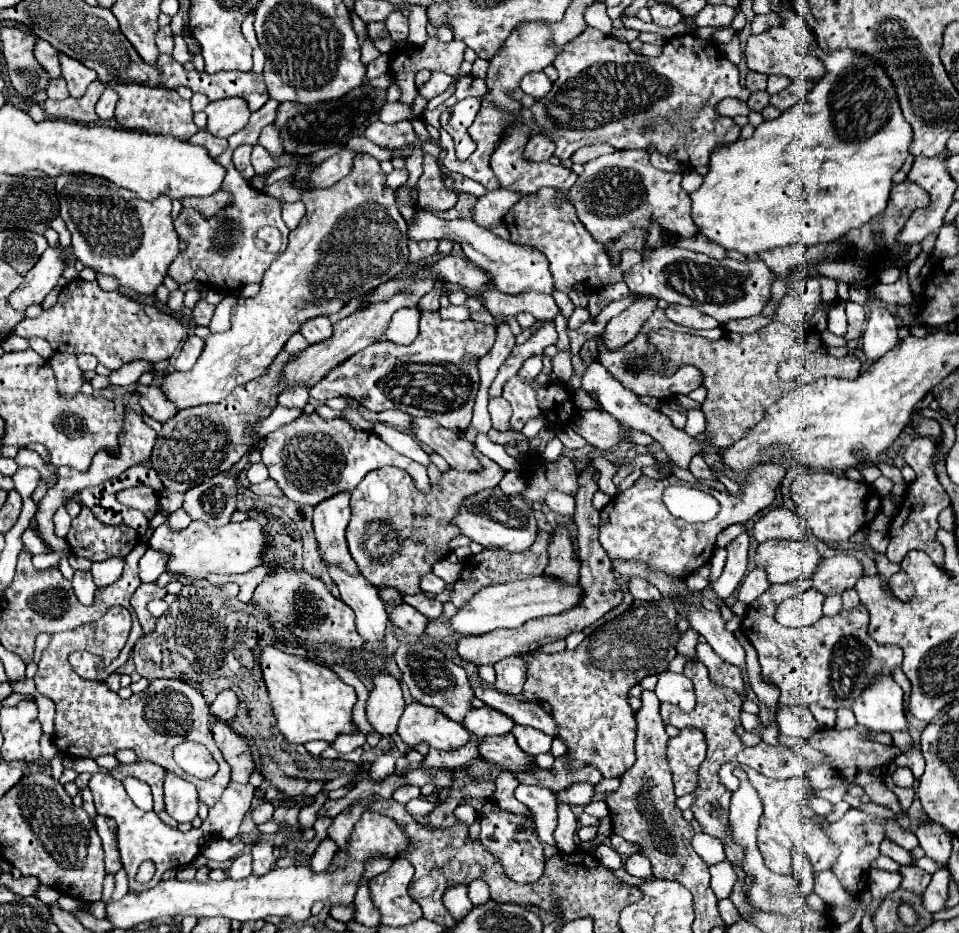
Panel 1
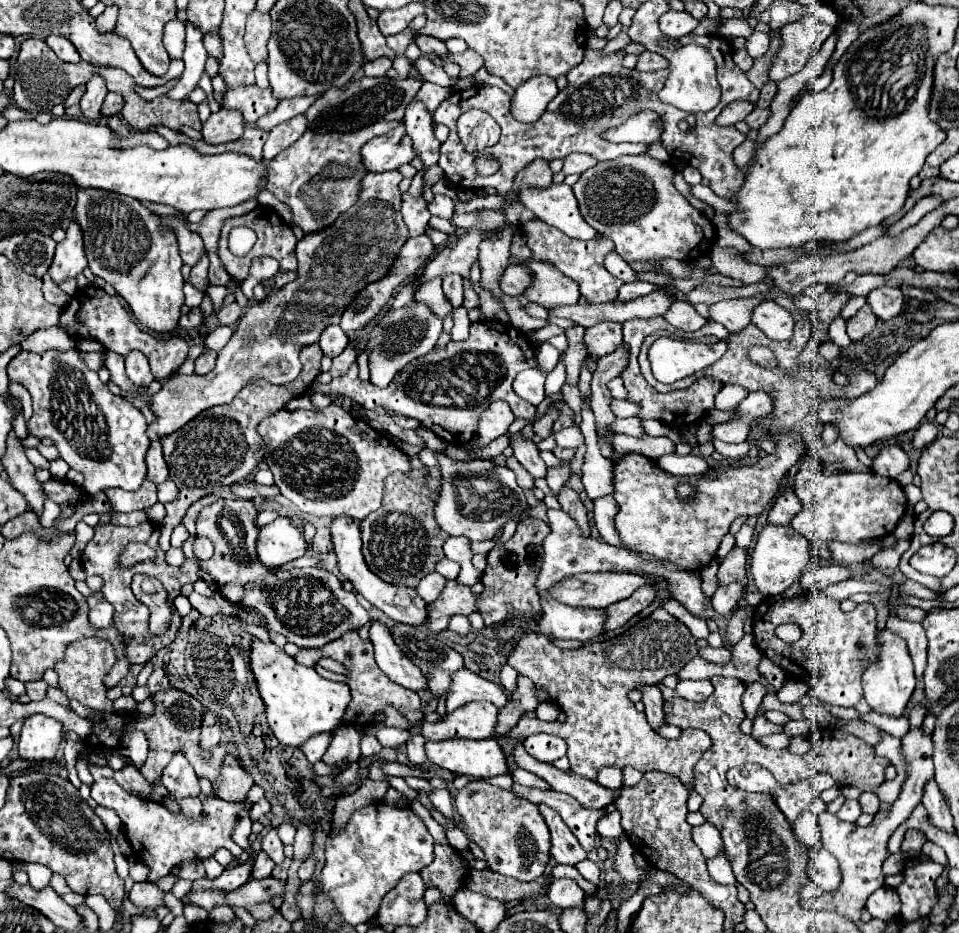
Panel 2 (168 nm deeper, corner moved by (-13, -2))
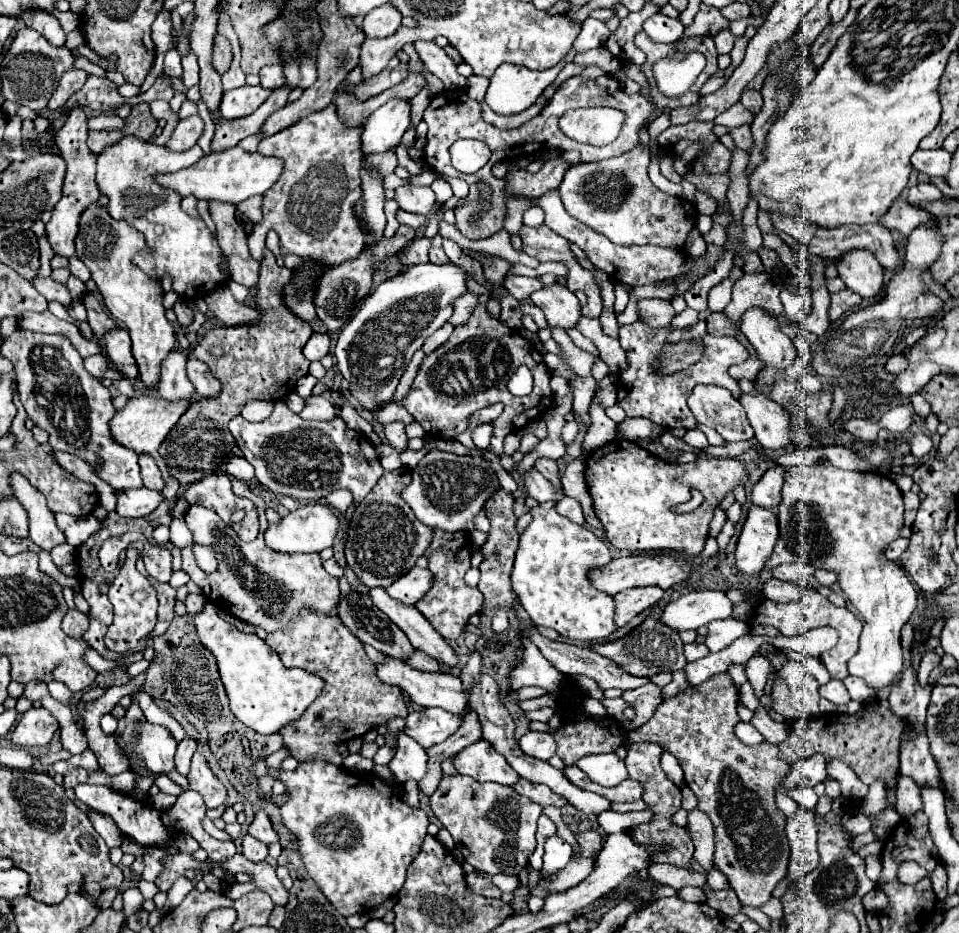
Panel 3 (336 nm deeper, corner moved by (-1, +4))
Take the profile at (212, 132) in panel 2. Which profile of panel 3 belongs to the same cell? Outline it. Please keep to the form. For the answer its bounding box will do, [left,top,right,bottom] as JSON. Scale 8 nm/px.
[165,114,205,152]

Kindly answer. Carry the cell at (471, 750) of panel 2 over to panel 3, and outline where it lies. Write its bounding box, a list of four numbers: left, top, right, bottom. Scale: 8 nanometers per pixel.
[453,738,519,786]

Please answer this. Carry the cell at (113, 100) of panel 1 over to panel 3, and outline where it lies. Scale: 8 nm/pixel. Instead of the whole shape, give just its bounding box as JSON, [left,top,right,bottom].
[97,136,225,300]

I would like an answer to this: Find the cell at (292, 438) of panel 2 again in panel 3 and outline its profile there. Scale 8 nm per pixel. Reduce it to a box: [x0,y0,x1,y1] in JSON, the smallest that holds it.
[229,400,385,506]

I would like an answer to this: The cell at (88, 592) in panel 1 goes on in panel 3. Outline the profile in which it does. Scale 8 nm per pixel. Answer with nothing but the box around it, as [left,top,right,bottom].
[61,608,89,638]

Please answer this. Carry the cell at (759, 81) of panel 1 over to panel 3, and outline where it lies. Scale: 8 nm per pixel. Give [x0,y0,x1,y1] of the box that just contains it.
[741,90,763,114]

